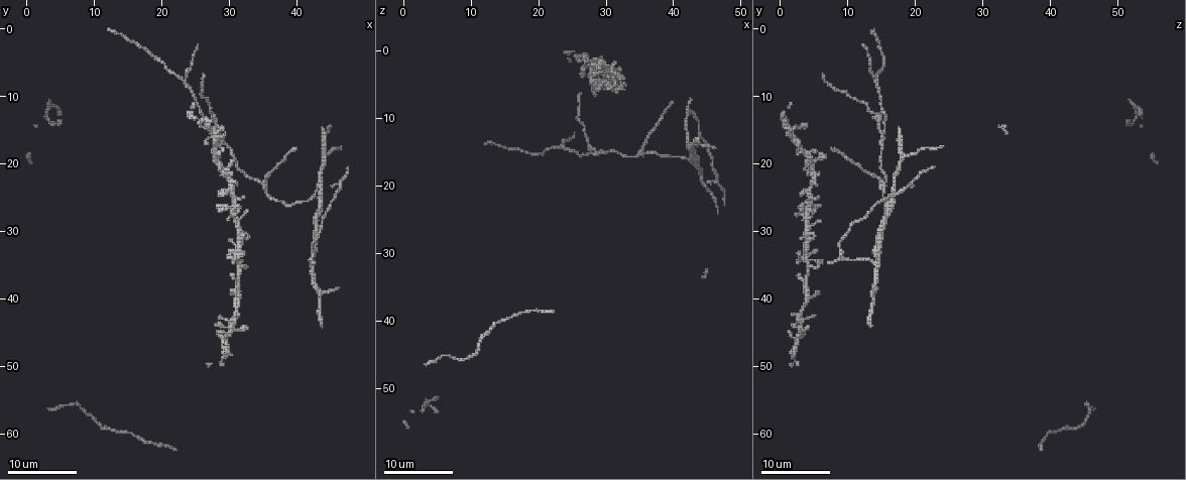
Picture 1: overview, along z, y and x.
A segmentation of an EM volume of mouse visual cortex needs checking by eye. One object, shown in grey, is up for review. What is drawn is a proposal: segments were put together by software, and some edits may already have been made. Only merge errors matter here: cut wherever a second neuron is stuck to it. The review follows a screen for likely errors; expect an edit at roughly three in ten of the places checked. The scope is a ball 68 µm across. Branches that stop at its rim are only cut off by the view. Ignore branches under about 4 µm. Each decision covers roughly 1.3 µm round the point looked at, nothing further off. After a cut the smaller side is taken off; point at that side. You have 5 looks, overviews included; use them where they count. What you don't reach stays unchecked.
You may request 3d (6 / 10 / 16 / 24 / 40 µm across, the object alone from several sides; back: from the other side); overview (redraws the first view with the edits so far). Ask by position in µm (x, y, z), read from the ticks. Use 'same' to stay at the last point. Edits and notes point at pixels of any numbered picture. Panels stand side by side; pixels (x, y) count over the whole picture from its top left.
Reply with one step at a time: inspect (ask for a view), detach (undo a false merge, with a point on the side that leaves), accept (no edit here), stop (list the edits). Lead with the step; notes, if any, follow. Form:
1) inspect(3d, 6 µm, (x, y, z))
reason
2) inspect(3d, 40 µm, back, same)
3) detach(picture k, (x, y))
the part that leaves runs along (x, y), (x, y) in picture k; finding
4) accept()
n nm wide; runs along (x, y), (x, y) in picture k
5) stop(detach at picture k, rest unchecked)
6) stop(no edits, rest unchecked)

inspect(3d, 10 µm, (41.0, 25.5, 15.5))

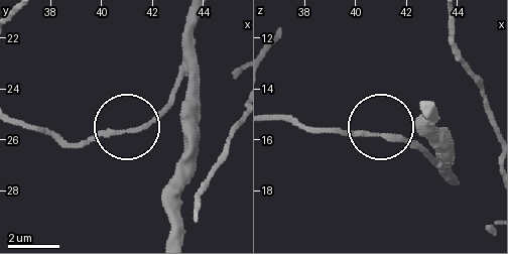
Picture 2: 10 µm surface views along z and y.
inspect(3d, 10 µm, back, (41.1, 25.6, 15.9))
other side

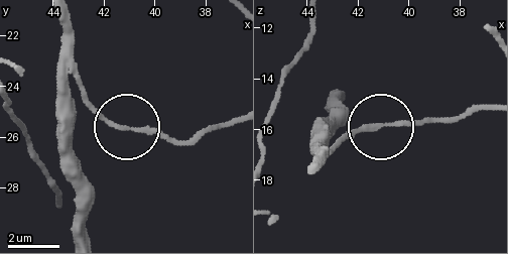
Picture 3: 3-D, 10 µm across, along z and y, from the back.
accept()
180 nm wide; runs along (382, 125), (335, 142) in picture 3; all the same neuron

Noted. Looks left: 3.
inspect(3d, 10 µm, (28.5, 16.0, 15.5))

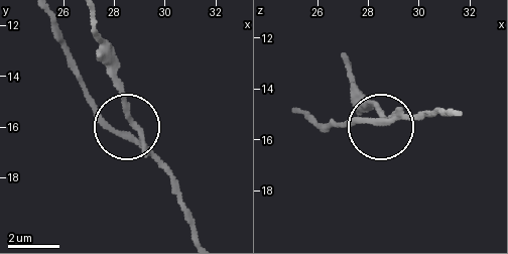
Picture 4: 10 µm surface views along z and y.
detach(picture 4, (126, 112))
the part that leaves runs along (144, 147), (116, 58), (92, 19) in picture 4; two neurons meet here

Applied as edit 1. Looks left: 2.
inspect(3d, 10 µm, (23.5, 7.5, 14.0))
a fork

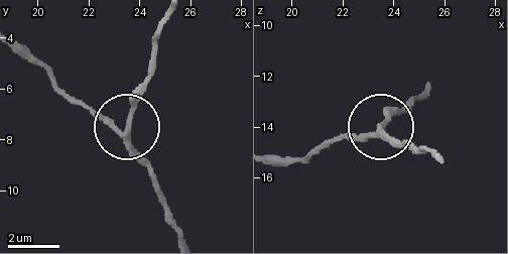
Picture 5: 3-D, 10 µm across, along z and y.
accept()
side arm 7 µm; runs along (438, 155), (384, 134), (382, 125), (401, 108) in picture 5; all the same neuron

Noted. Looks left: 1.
stop(detach at picture 4, rest unchecked)

